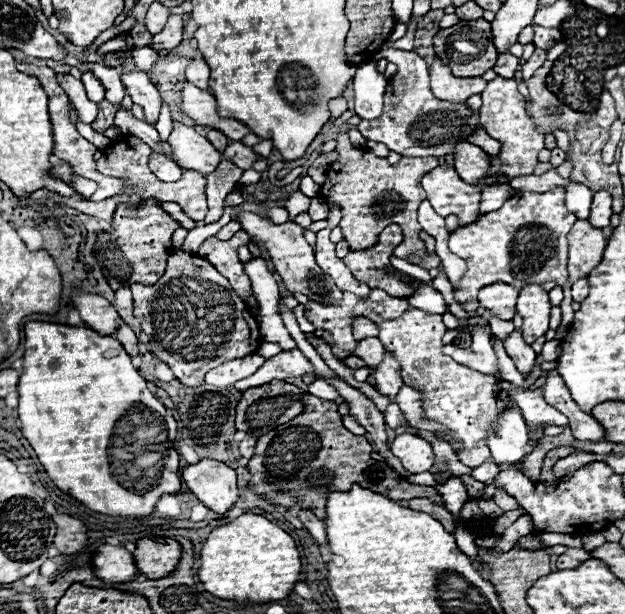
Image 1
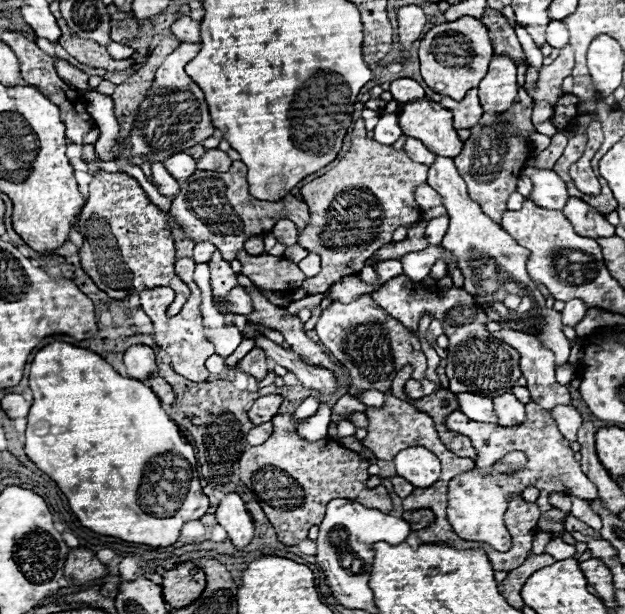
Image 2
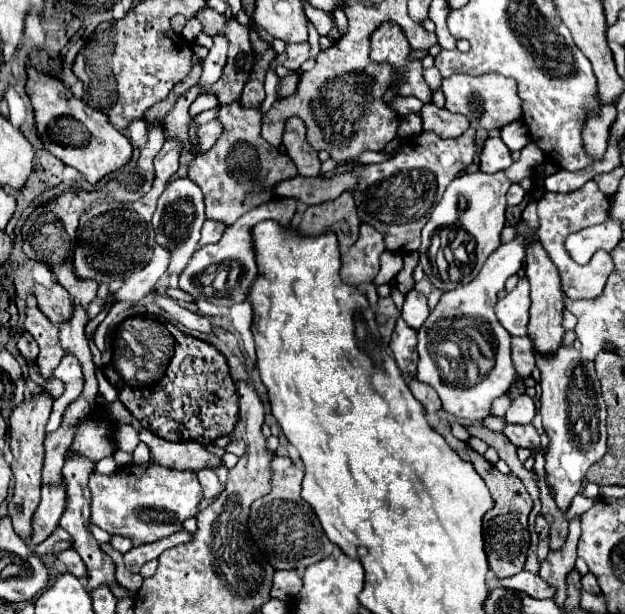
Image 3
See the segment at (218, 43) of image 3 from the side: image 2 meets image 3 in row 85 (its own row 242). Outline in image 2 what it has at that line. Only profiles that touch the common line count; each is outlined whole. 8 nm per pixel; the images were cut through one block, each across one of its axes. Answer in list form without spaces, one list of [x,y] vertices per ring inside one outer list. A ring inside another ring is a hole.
[[[198,242],[194,248],[194,262],[208,262],[216,246],[212,242]]]

